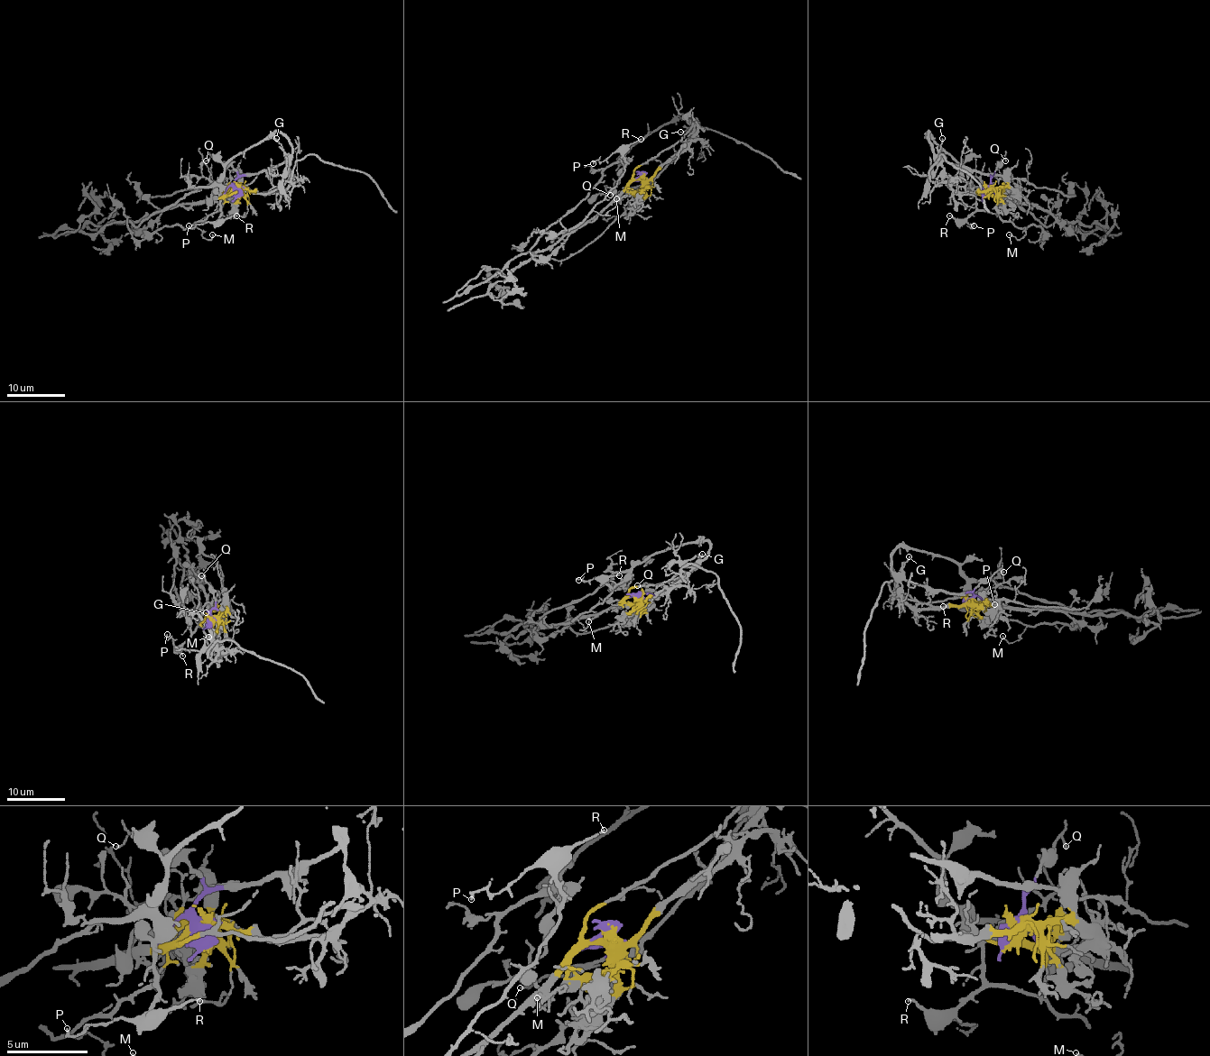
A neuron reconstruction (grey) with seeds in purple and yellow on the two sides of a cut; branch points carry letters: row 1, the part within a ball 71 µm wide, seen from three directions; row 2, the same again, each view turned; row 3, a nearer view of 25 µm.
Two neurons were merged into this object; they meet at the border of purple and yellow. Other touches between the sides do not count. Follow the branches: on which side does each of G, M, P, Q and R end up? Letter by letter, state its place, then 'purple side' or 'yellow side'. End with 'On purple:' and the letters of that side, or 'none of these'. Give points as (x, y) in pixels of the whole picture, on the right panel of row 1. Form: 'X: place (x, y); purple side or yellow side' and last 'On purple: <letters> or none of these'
G: place (942, 138); purple side
M: place (1009, 234); purple side
P: place (974, 225); purple side
Q: place (1005, 160); purple side
R: place (949, 215); purple side
On purple: G, M, P, Q, R

